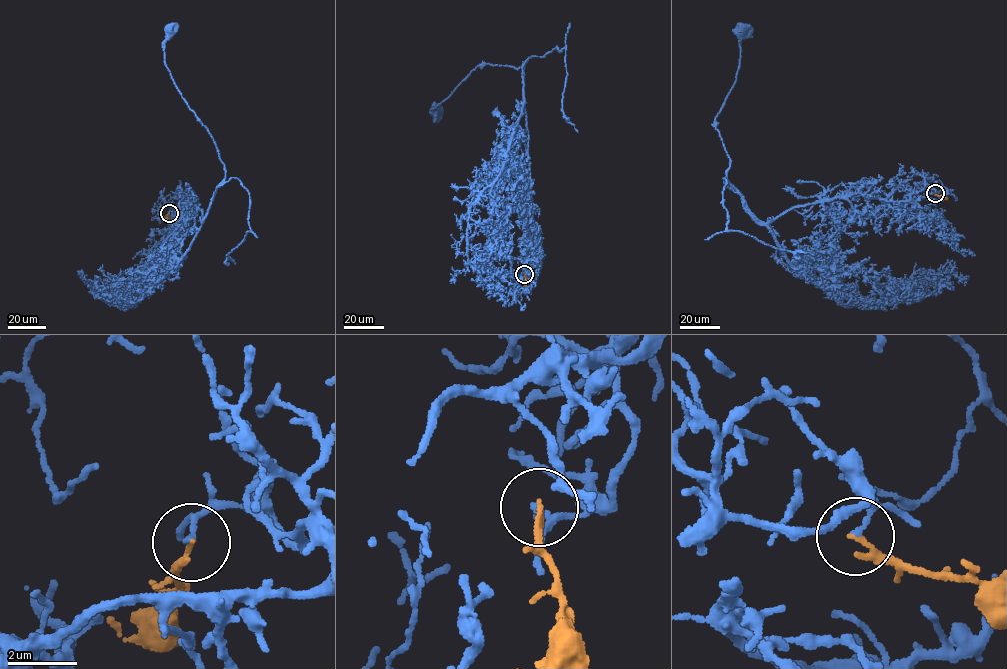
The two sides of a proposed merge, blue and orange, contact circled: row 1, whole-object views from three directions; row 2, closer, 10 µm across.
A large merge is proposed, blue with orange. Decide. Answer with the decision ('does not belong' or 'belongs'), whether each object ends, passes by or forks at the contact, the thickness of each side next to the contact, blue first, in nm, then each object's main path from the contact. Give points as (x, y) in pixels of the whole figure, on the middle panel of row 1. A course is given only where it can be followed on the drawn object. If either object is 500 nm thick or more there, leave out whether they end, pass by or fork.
does not belong; blue ends; orange ends; calibres 190 and 180 nm; course blue (524, 274), (540, 234), (530, 198), (522, 75), (526, 61), (516, 68), (479, 65), (432, 109), (437, 111); course orange (524, 274), (524, 286)

